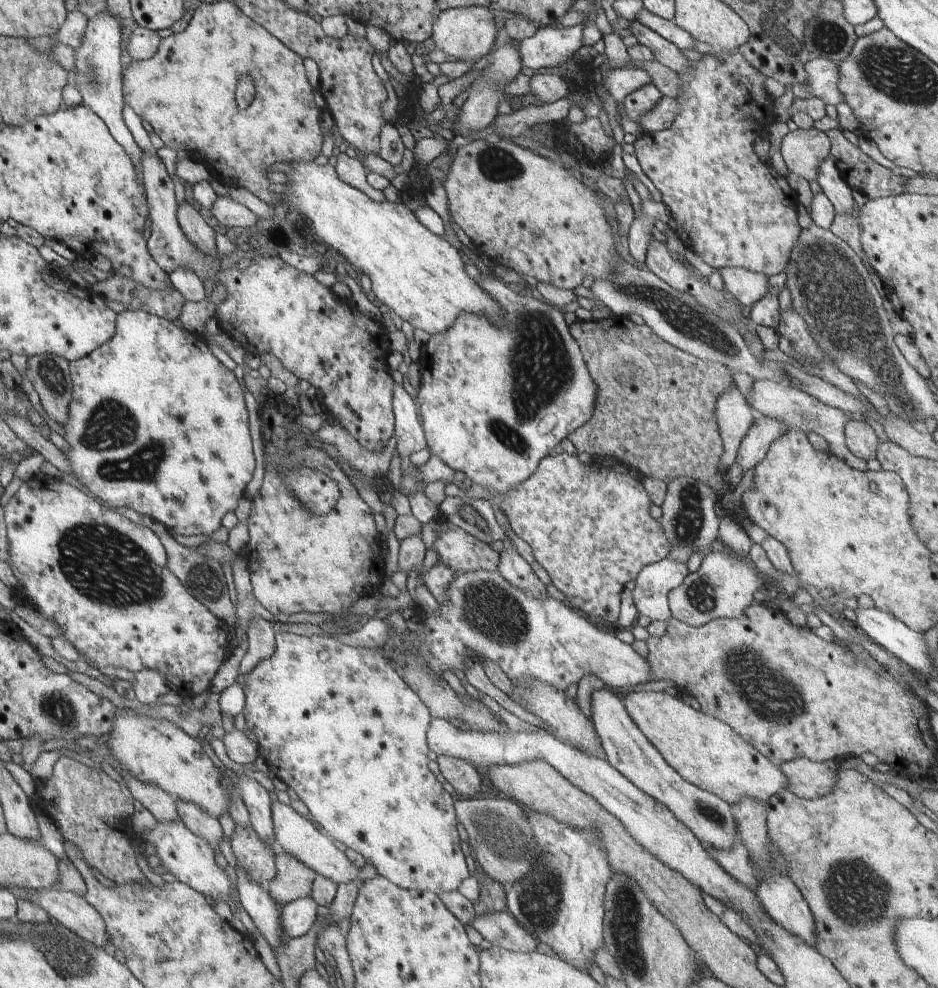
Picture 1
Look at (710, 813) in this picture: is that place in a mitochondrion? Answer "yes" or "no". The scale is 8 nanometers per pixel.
yes

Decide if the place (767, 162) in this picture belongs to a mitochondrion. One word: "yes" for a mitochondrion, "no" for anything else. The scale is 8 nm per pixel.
no

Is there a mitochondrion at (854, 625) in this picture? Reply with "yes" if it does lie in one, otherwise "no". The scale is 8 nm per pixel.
no

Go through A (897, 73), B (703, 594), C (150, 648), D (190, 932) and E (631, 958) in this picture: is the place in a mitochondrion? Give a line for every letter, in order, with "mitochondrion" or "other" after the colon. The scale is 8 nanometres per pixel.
A: mitochondrion
B: mitochondrion
C: other
D: other
E: mitochondrion

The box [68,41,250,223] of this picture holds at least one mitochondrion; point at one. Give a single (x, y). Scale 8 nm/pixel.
(91, 77)

